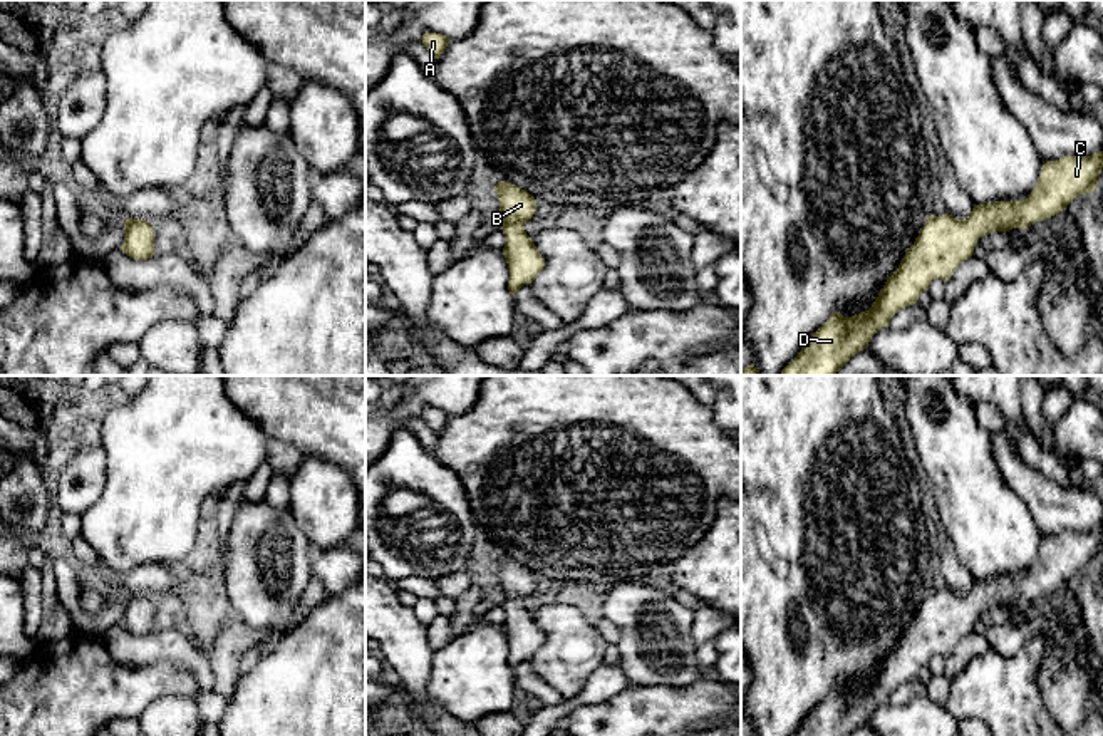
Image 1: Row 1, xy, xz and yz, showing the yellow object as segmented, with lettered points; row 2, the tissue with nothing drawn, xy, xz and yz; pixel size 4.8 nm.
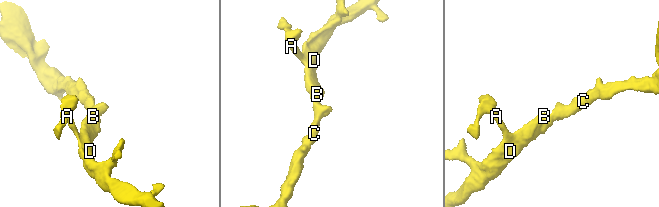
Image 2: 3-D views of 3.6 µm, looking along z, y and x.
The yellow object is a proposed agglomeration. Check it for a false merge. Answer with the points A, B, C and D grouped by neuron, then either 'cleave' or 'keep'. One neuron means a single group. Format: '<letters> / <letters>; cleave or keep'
A B C D; keep

